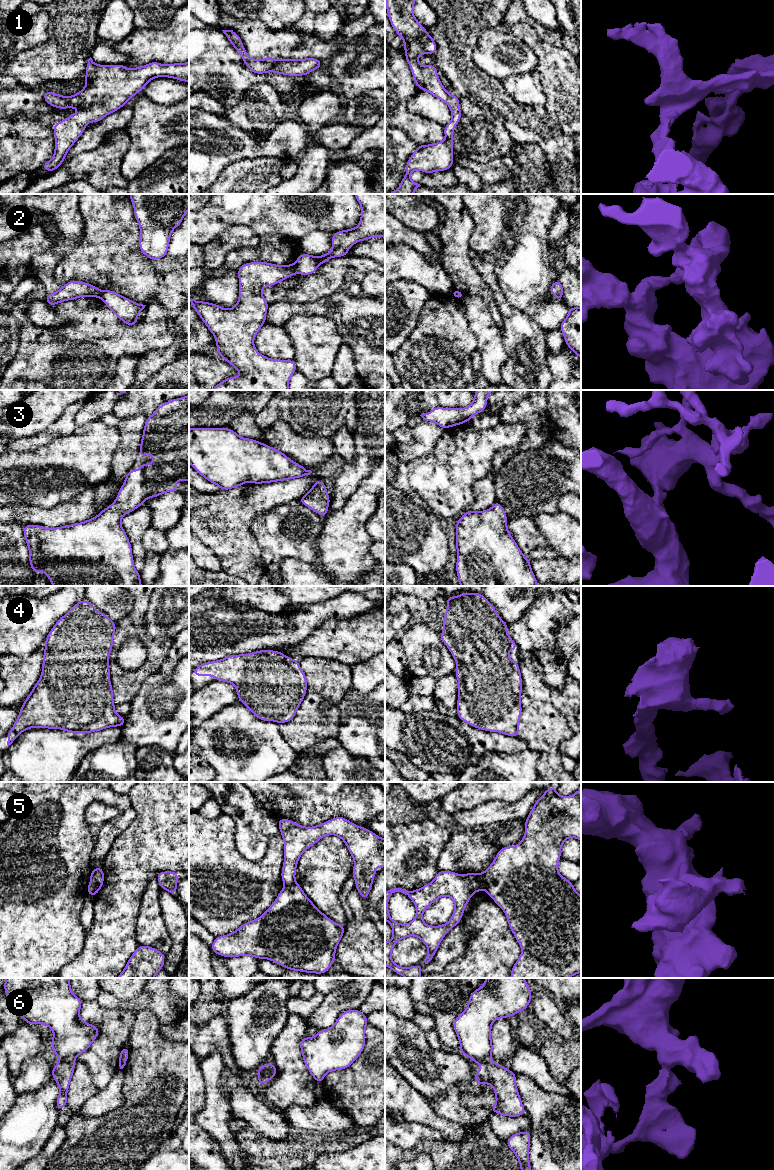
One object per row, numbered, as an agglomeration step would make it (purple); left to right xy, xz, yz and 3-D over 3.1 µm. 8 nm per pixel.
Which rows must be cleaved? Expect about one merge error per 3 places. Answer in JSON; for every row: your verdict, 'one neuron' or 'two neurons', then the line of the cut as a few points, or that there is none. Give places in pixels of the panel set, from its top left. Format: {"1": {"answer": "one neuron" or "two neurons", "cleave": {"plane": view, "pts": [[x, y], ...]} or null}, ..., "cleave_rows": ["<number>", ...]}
{"1": {"answer": "one neuron", "cleave": null}, "2": {"answer": "two neurons", "cleave": {"plane": "xz", "pts": [[294, 264], [296, 272]]}}, "3": {"answer": "one neuron", "cleave": null}, "4": {"answer": "one neuron", "cleave": null}, "5": {"answer": "two neurons", "cleave": {"plane": "xy", "pts": [[93, 882], [95, 891], [91, 895]]}}, "6": {"answer": "two neurons", "cleave": {"plane": "xy", "pts": [[74, 1059], [62, 1060]]}}, "cleave_rows": ["2", "5", "6"]}

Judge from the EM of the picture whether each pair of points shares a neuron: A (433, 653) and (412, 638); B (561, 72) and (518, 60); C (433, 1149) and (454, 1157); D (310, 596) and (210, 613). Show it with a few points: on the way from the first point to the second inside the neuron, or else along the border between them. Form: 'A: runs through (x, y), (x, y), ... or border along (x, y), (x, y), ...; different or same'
A: runs through (428, 649), (417, 642); same
B: border along (526, 44), (537, 58), (535, 70); different
C: runs through (438, 1150), (449, 1157); same
D: border along (314, 602), (291, 607); different

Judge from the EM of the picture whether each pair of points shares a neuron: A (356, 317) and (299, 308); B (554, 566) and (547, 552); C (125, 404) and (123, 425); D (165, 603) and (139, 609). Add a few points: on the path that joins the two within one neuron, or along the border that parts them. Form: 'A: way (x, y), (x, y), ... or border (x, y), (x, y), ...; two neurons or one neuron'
A: way (342, 308), (313, 308); one neuron
B: border (559, 554), (553, 558), (529, 560); two neurons
C: border (146, 416), (135, 414), (117, 420); two neurons
D: border (150, 596), (144, 621), (145, 630); two neurons

